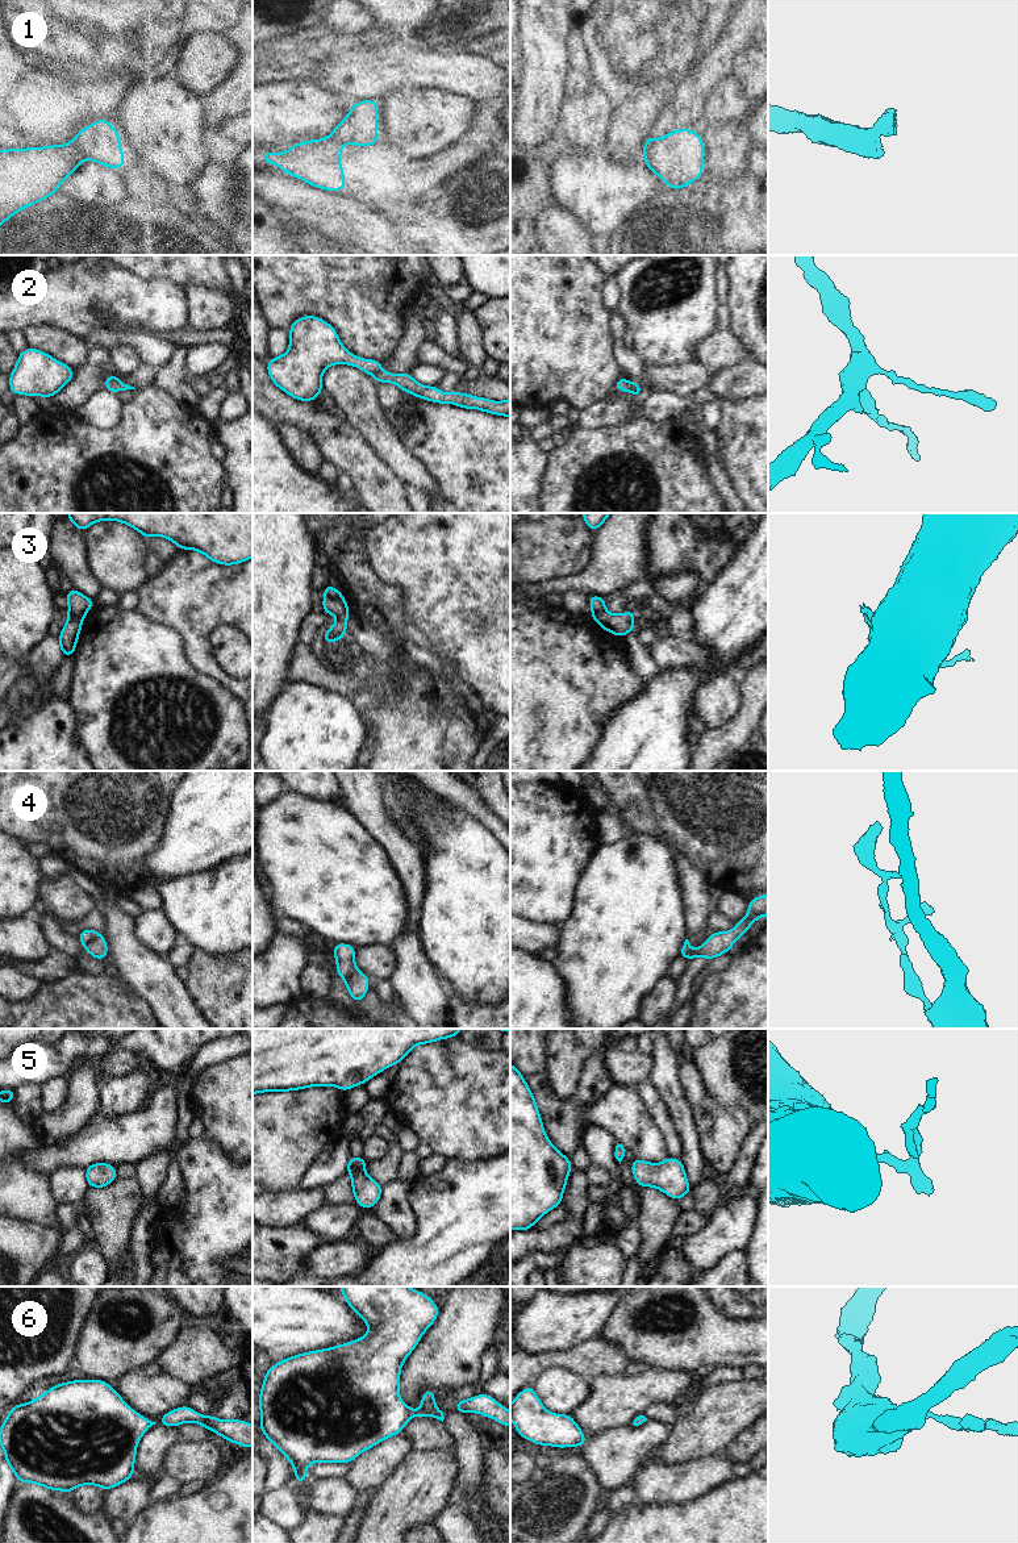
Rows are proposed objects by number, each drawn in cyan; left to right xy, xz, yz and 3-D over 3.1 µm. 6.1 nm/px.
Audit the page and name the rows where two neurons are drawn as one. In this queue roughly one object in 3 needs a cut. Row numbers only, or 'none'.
1, 3, 4

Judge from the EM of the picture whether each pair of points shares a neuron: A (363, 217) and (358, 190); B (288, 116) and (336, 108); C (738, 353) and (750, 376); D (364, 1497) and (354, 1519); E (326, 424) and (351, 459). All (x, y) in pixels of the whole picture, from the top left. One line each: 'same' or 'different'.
A: different
B: same
C: different
D: same
E: same

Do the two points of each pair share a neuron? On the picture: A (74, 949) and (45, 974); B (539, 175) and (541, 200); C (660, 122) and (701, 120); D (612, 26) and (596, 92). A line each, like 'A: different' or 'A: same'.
A: different
B: same
C: same
D: different

